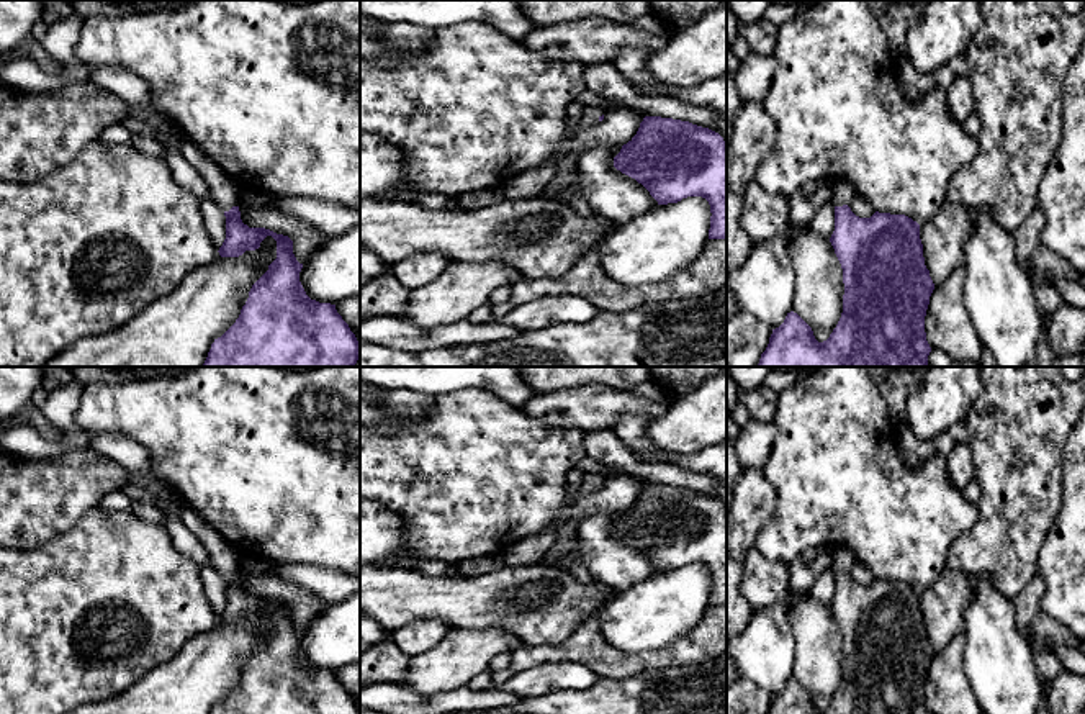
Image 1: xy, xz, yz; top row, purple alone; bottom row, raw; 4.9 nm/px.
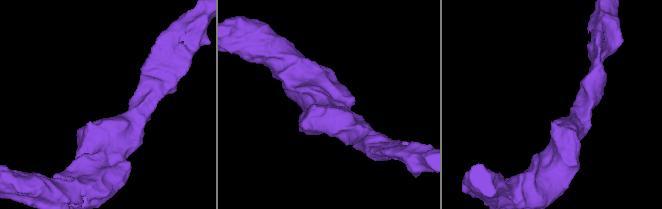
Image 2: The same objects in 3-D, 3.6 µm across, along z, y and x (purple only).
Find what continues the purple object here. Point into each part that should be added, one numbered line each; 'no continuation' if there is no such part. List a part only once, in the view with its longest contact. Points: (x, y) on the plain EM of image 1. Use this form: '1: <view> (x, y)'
1: xy (118, 447)

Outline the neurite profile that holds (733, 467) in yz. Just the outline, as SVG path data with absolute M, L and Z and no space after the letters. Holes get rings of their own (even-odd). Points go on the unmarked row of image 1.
M727 411L727 509L733 503L733 490L743 472L743 467L740 463L736 449L735 449L738 434L740 434L740 426Z

